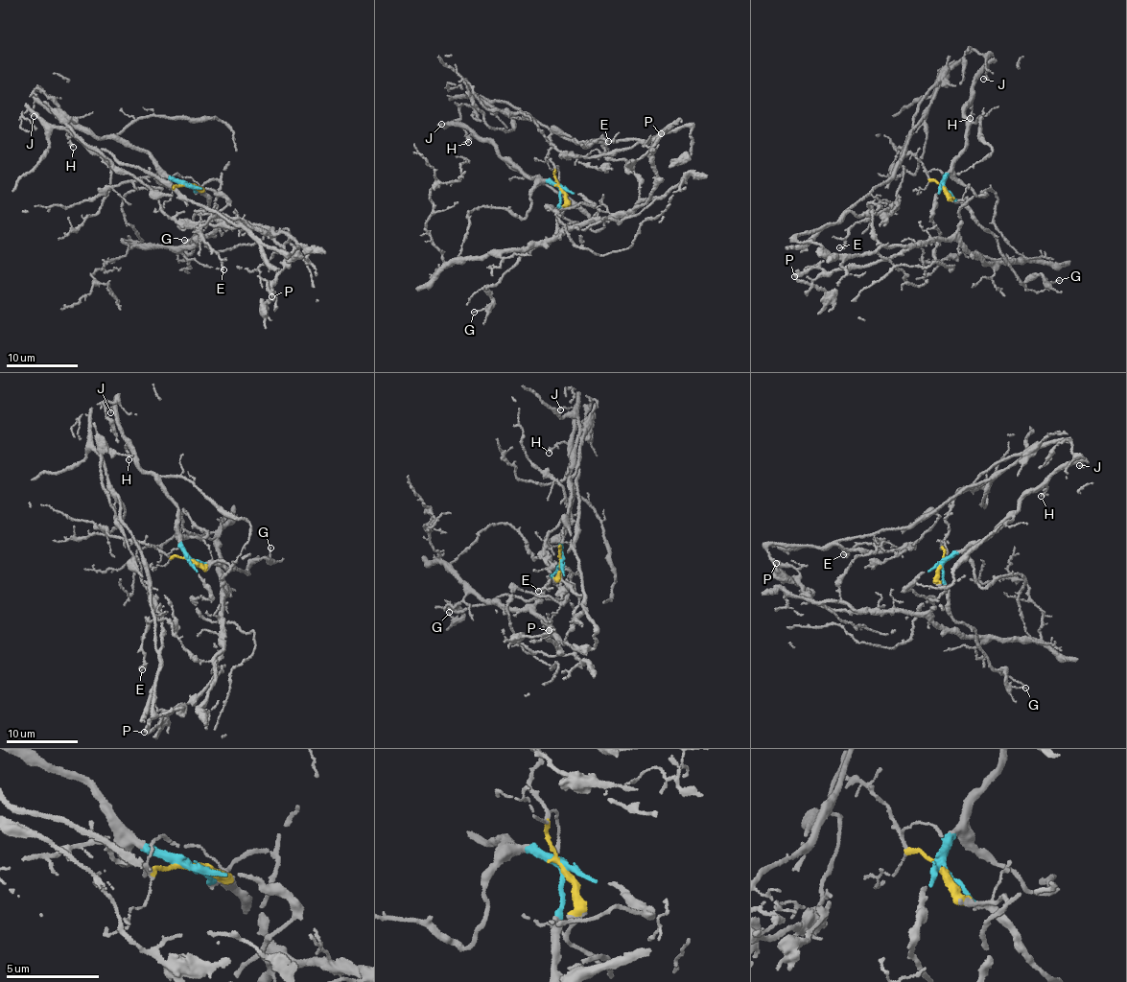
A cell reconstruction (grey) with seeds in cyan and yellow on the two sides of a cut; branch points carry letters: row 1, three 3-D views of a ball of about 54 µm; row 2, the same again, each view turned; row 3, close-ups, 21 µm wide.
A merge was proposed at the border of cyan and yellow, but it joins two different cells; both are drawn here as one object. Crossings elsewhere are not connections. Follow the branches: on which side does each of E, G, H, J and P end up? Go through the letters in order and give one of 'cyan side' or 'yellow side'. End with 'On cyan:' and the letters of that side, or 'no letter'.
E: yellow side
G: cyan side
H: cyan side
J: cyan side
P: yellow side
On cyan: G, H, J

